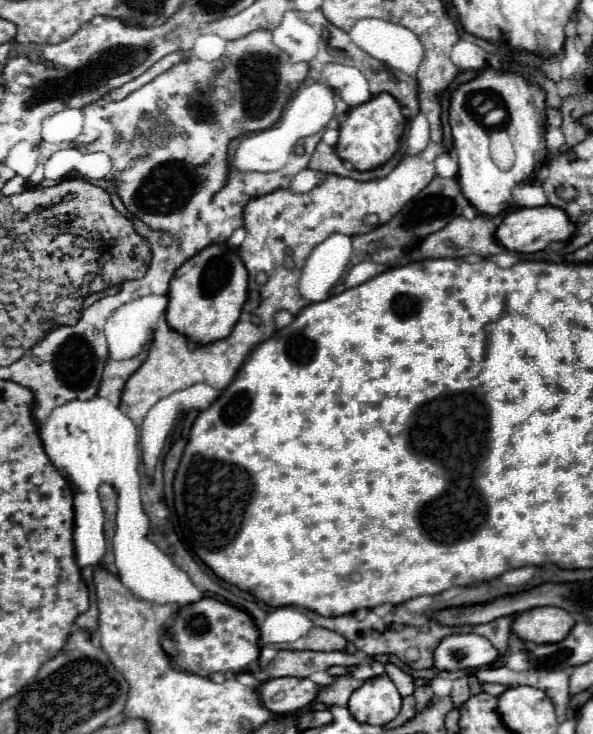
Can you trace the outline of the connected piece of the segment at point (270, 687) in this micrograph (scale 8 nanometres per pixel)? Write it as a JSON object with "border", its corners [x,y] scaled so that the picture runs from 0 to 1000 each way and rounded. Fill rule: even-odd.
{"border":[[[472,922],[438,931],[432,944],[452,969],[465,974],[486,974],[523,960],[536,947],[536,933],[523,925]]]}

